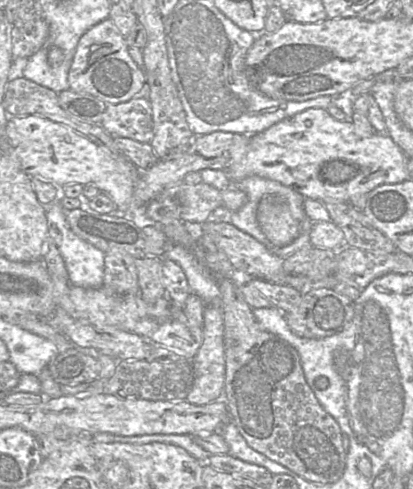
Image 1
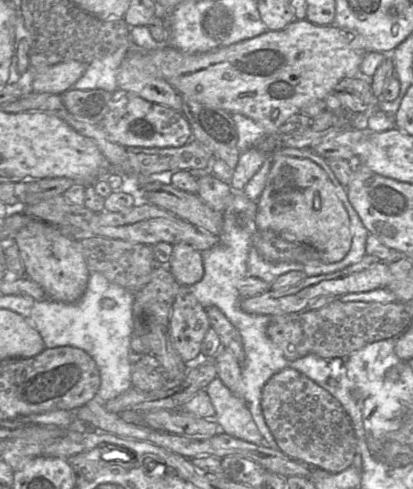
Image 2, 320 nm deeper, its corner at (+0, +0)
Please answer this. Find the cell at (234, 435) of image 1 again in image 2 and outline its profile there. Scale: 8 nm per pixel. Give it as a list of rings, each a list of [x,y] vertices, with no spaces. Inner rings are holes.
[[[214,378],[204,389],[215,409],[219,430],[243,441],[270,448],[260,434],[245,401]]]

